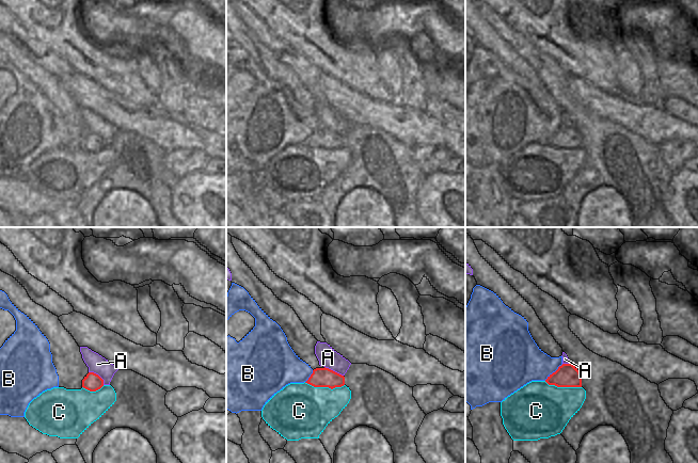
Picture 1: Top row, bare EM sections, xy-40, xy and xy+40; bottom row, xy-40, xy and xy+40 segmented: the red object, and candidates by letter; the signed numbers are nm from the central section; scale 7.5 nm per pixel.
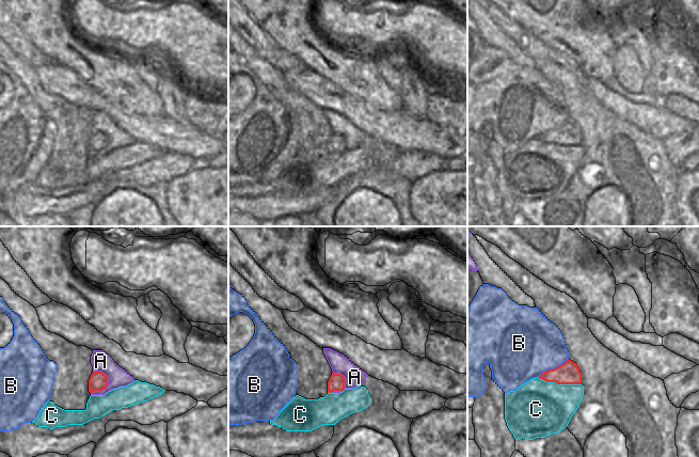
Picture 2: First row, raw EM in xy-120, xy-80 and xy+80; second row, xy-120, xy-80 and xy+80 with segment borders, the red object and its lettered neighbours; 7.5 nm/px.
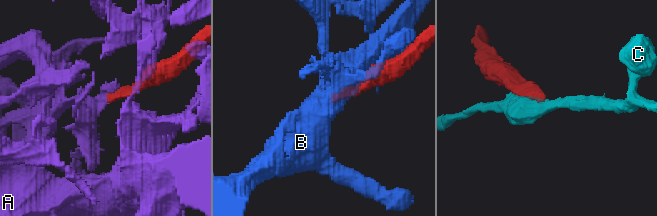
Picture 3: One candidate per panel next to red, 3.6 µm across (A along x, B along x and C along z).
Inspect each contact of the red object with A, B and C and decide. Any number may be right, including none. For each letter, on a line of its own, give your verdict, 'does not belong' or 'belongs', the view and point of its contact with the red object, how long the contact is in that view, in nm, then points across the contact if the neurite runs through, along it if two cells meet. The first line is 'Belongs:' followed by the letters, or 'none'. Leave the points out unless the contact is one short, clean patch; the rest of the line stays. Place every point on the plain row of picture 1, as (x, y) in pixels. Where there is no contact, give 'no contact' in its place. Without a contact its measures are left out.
Belongs: none
A: does not belong | xy-40 (98, 137) | 160 nm
B: does not belong | xy+40 (553, 133) | 190 nm
C: does not belong | xy (324, 147) | 300 nm

